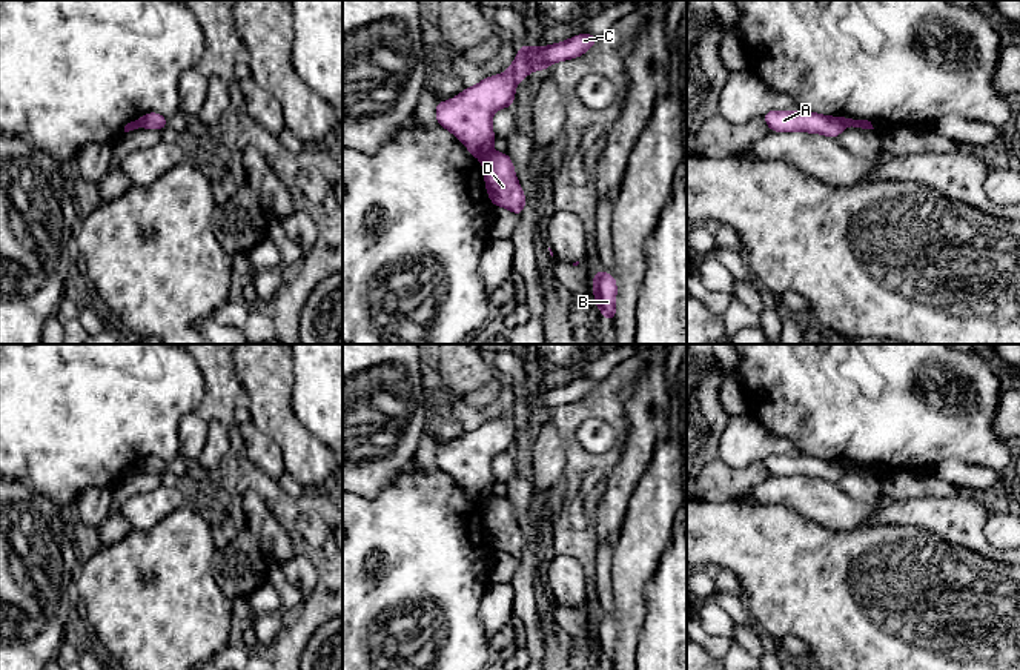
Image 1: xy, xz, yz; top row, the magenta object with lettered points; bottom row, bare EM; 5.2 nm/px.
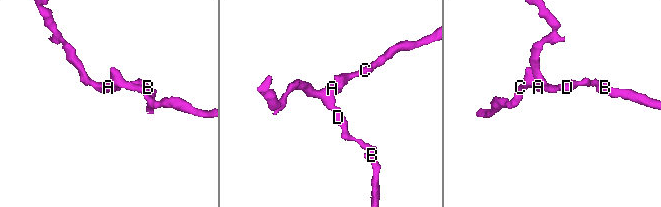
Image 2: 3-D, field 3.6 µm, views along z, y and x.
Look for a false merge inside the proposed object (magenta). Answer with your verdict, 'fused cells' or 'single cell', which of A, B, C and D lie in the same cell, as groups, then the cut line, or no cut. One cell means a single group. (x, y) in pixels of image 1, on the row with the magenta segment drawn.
fused cells; A C / B D; cut in xz along (490, 149), (481, 162)

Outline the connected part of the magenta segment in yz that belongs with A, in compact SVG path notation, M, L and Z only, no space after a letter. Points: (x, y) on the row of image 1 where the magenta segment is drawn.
M770 109L762 117L771 132L811 132L837 138L846 128L845 120L840 117L822 115L805 109L800 112Z

